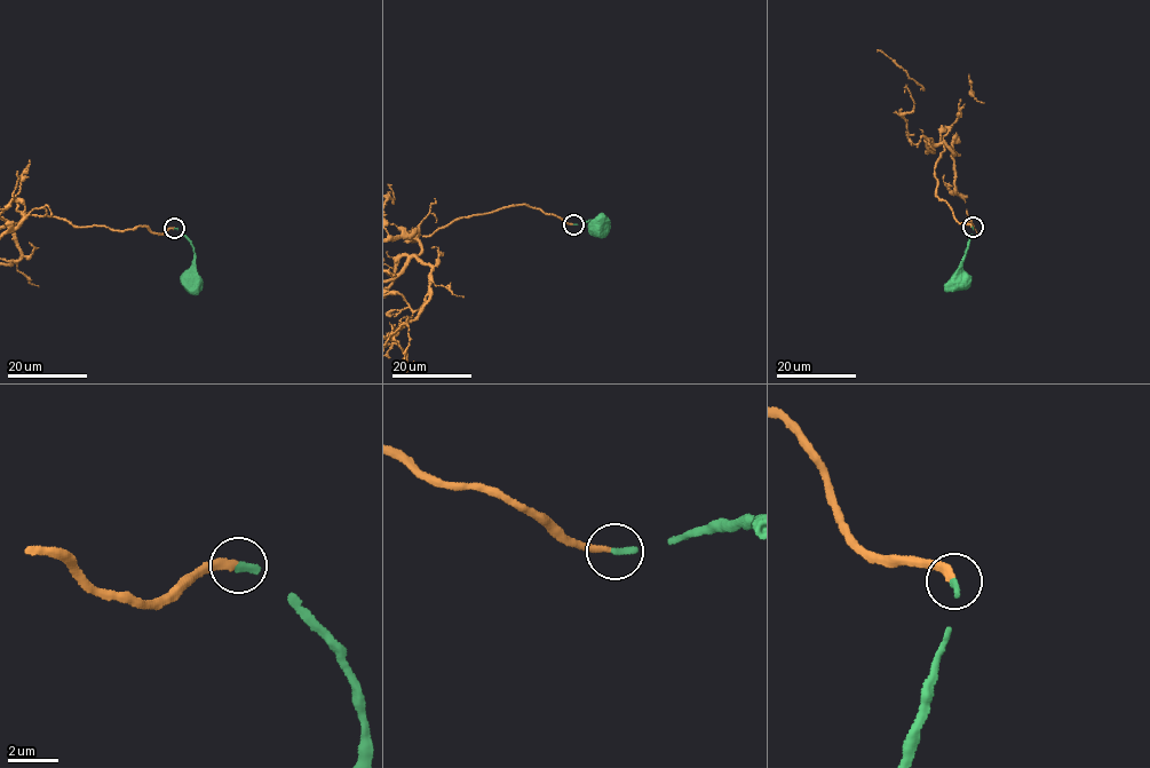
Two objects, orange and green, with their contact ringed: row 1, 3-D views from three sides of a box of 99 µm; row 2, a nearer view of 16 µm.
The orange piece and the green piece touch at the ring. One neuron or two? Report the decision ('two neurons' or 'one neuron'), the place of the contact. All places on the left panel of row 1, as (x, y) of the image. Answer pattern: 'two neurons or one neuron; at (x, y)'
one neuron; at (174, 228)

